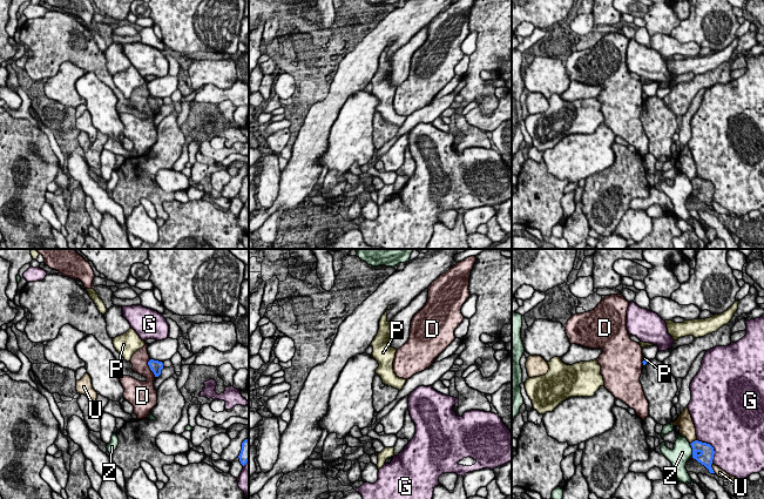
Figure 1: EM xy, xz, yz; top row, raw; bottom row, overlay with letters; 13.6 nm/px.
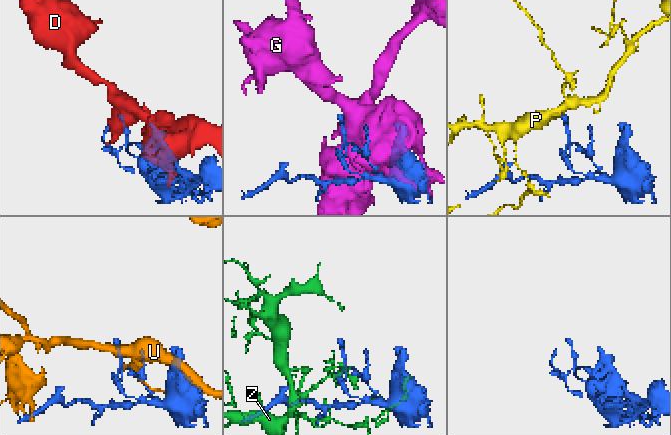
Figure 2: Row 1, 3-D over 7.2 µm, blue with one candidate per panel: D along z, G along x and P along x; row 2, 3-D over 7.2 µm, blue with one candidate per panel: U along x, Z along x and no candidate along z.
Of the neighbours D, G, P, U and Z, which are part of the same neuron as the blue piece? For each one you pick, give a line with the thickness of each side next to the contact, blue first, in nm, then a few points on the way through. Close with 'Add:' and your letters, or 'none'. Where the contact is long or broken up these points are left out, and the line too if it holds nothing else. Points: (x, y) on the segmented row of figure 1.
Add: none

